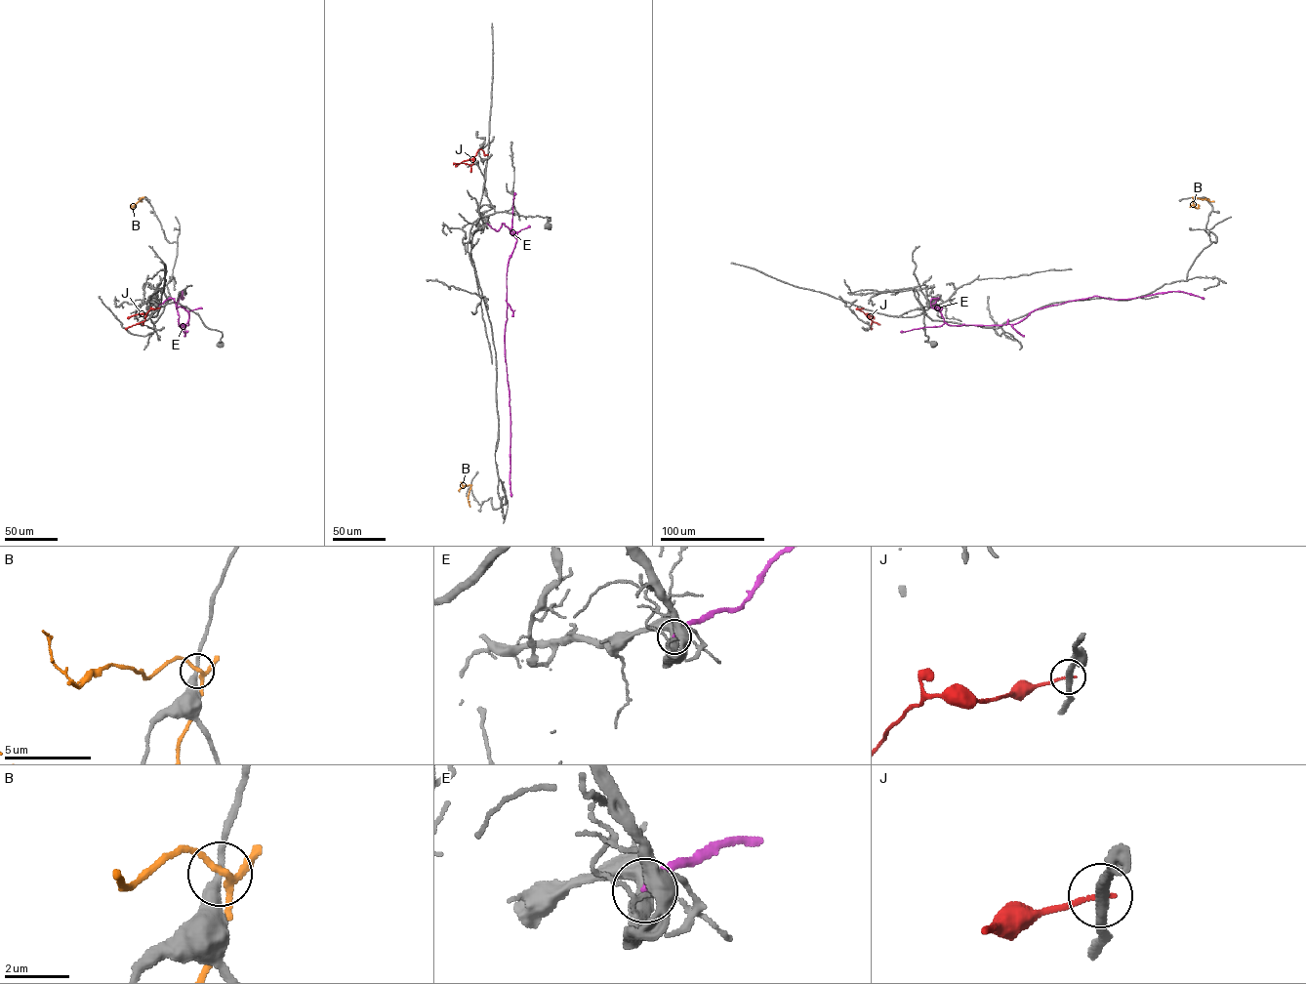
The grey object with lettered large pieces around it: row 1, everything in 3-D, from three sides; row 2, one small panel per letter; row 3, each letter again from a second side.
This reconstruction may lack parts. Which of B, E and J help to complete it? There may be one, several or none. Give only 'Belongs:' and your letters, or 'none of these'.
Belongs: none of these

